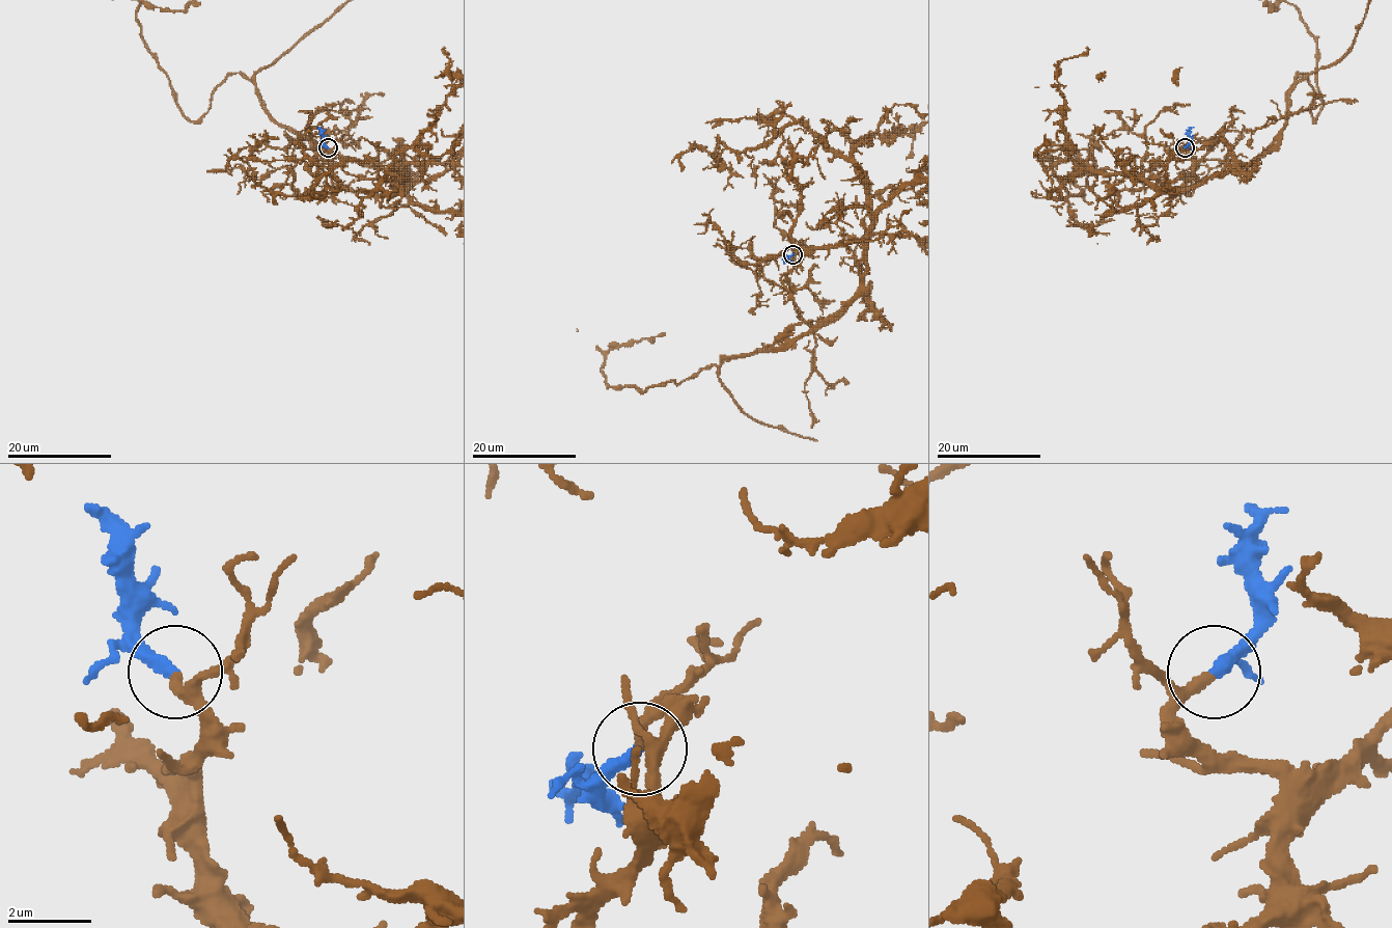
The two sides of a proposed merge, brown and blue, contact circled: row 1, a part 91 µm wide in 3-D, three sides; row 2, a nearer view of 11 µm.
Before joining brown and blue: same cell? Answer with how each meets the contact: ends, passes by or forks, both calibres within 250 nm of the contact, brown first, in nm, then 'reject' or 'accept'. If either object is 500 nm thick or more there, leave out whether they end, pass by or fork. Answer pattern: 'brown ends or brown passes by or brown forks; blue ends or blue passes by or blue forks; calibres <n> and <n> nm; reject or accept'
brown ends; blue ends; calibres 260 and 320 nm; accept

